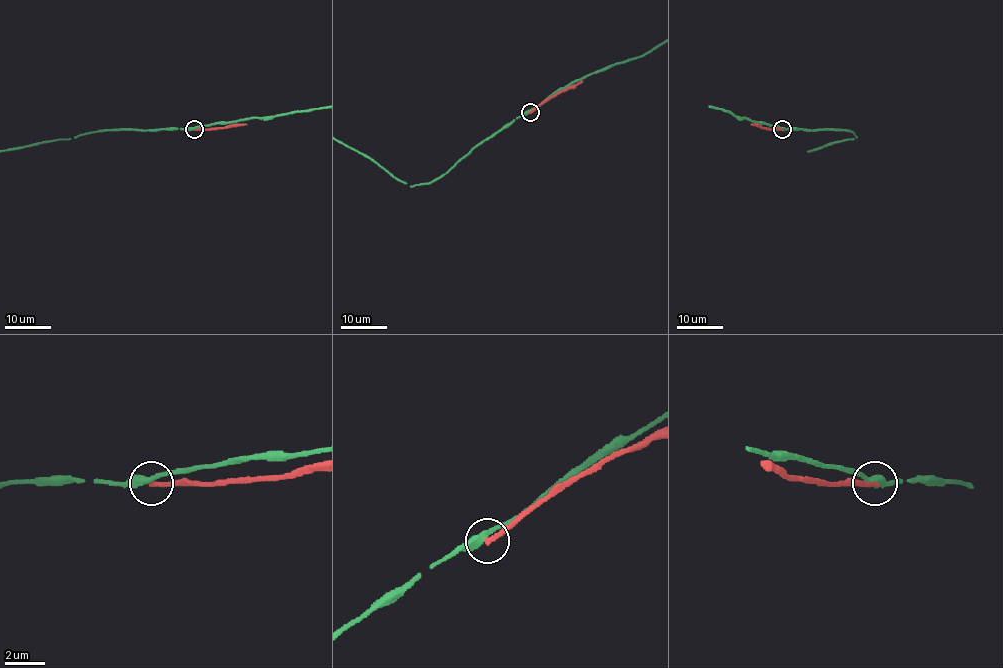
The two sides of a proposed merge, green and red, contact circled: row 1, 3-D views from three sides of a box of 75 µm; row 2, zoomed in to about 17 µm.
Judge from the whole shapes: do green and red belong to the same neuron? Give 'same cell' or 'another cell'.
another cell

